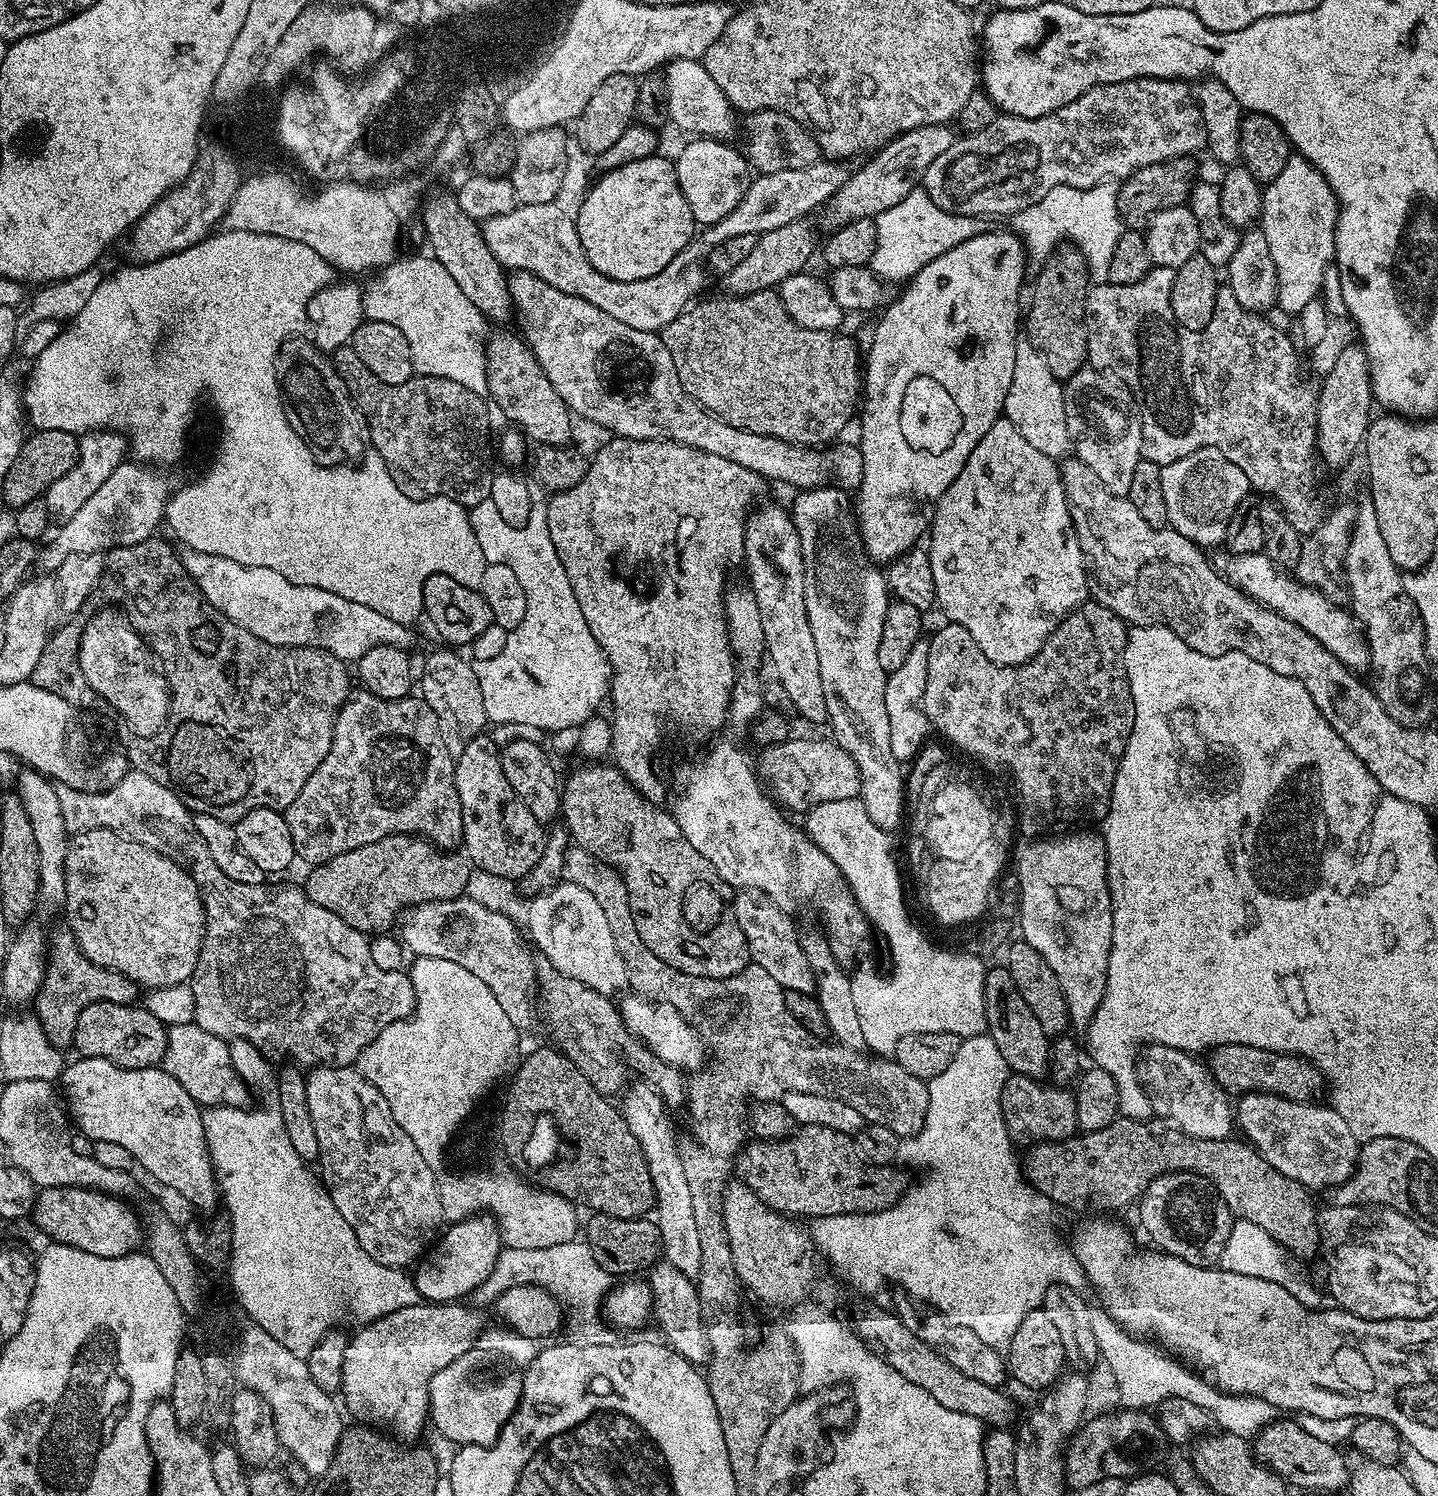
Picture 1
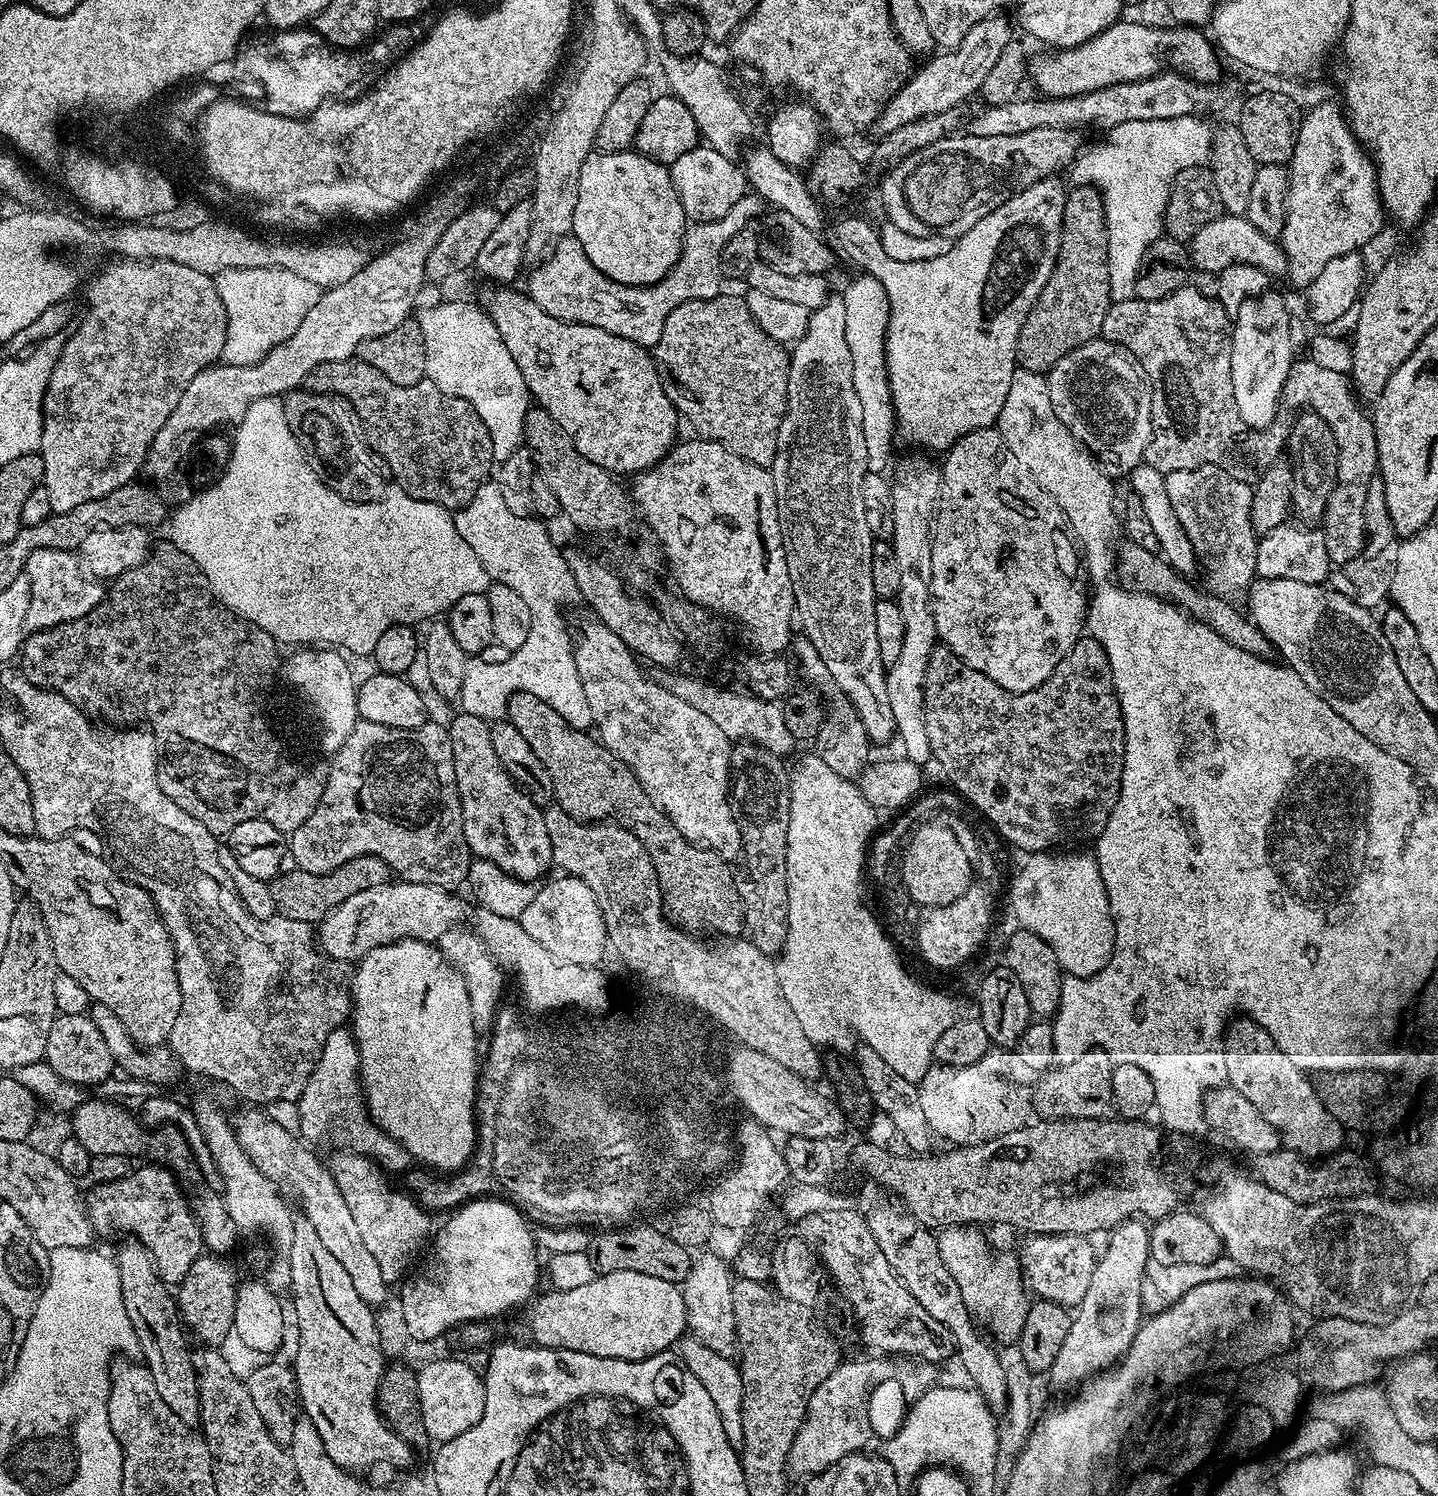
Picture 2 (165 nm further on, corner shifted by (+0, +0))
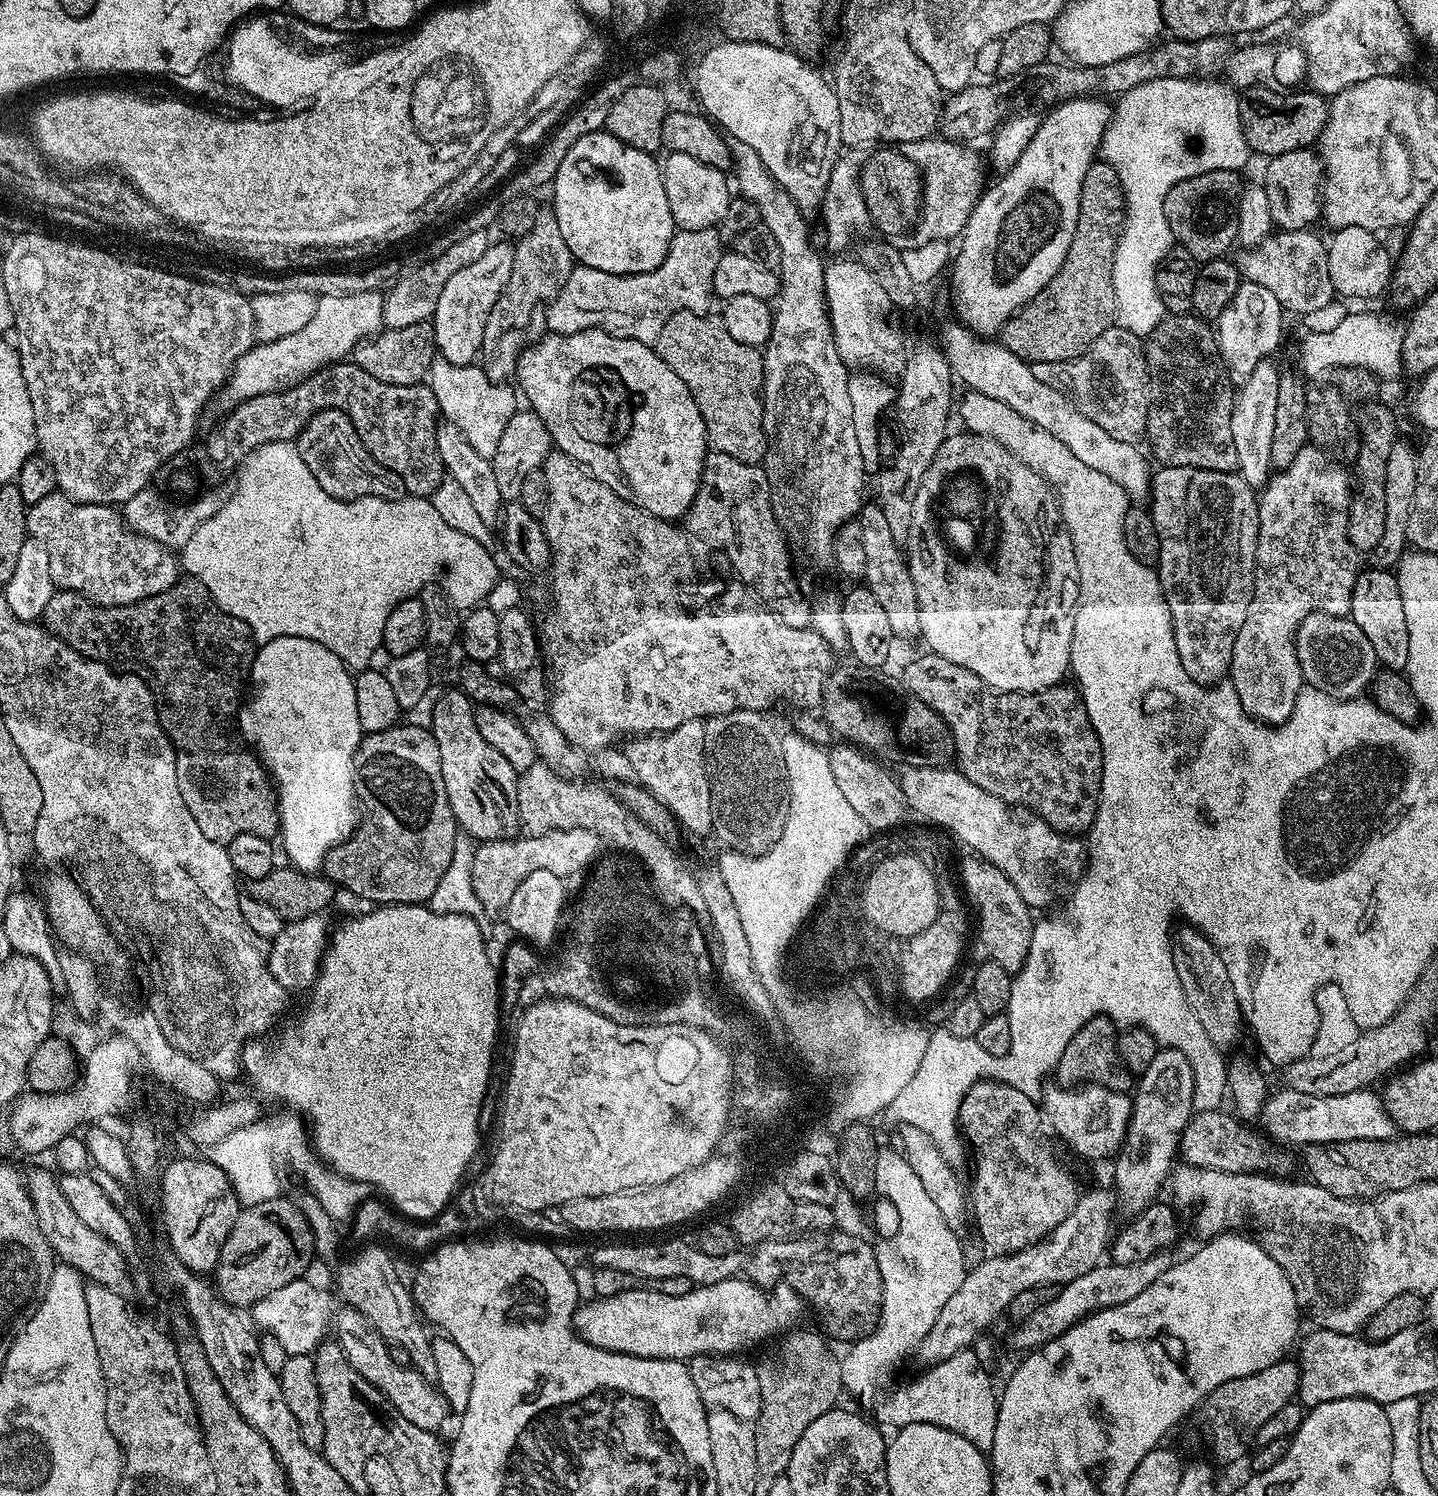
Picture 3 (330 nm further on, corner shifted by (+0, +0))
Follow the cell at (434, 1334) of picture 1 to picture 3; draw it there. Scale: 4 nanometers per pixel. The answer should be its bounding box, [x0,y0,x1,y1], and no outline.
[572,1278,806,1361]

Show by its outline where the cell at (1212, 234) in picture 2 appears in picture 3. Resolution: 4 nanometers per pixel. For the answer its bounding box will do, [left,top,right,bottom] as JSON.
[1238,230,1337,316]

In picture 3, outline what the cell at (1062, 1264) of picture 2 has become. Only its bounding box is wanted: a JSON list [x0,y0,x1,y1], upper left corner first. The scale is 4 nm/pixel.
[959,1080,1081,1256]

